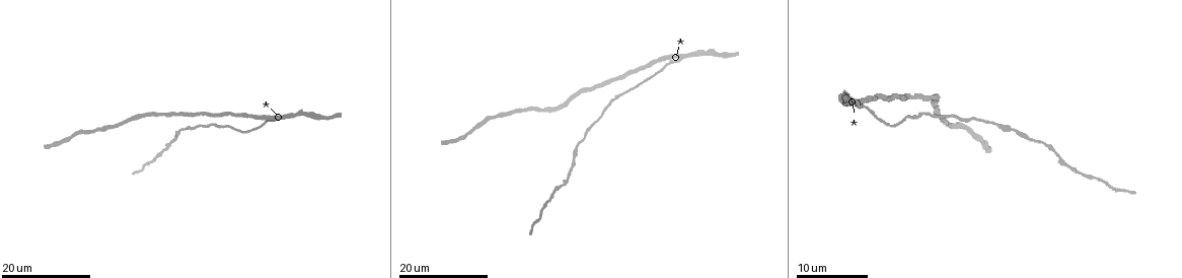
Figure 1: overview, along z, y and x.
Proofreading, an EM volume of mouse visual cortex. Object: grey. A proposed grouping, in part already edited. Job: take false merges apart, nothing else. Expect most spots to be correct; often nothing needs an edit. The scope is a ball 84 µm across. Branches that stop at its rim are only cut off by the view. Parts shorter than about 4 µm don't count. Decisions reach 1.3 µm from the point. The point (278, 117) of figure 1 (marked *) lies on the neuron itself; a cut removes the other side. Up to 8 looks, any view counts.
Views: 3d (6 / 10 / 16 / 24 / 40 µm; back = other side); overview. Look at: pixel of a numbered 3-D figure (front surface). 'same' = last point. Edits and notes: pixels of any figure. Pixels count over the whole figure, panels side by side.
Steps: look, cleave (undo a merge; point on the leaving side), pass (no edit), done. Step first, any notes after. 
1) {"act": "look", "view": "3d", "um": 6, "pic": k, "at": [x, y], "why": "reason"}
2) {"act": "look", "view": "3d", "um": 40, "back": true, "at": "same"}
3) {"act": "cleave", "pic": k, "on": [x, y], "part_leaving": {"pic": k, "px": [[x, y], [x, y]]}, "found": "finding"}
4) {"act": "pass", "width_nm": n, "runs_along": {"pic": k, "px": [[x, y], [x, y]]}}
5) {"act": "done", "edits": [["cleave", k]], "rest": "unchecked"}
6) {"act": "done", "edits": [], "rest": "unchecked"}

{"act": "look", "view": "3d", "um": 24, "pic": 1, "at": [587, 135], "why": "calibre changes"}

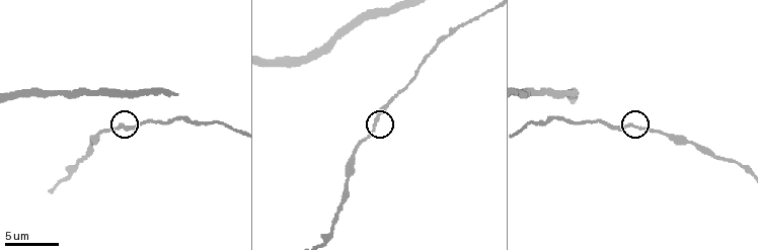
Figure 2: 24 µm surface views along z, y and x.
{"act": "look", "view": "3d", "um": 10, "pic": 2, "at": [631, 126]}

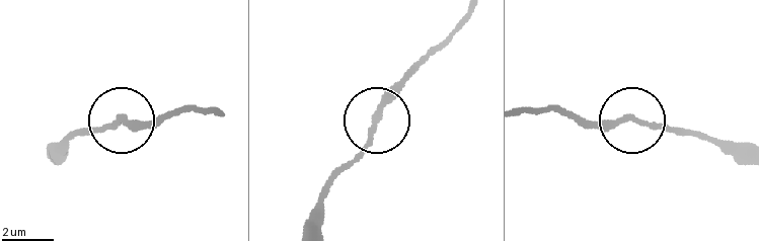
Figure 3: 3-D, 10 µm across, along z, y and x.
{"act": "look", "view": "3d", "um": 6, "pic": 3, "at": [377, 121], "why": "closer look"}

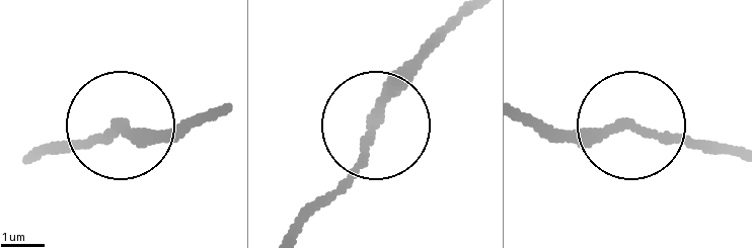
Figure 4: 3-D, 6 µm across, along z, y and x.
{"act": "pass", "runs_along": {"pic": 4, "px": [[212, 115], [168, 134], [125, 122], [42, 144]]}, "found": "continuous, no second neuron"}

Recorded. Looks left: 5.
{"act": "look", "view": "3d", "um": 16, "pic": 2, "at": [61, 178], "why": "a narrow waist"}

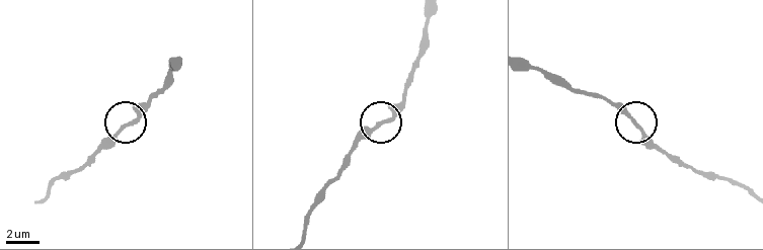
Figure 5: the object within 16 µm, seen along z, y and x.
{"act": "pass", "width_nm": 220, "runs_along": {"pic": 5, "px": [[527, 63], [559, 76], [576, 88], [612, 100], [656, 146]]}, "found": "all the same neuron"}

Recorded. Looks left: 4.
{"act": "look", "view": "3d", "um": 16, "pic": 1, "at": [856, 100]}

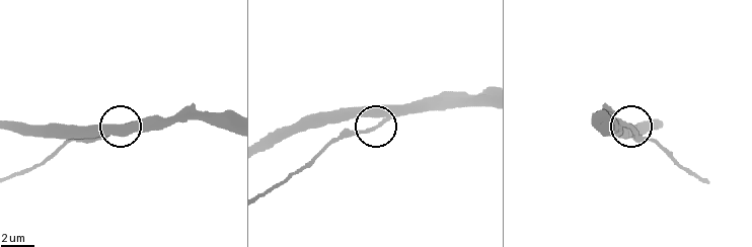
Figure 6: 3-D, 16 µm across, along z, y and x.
{"act": "look", "view": "3d", "um": 6, "pic": 6, "at": [381, 125], "why": "closer look"}

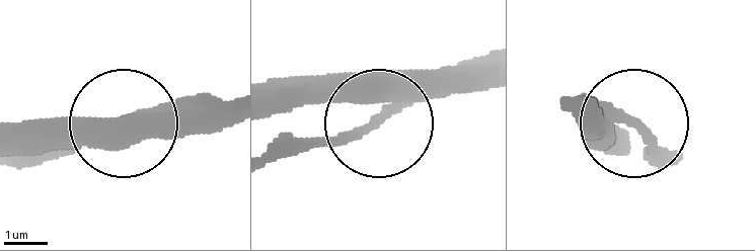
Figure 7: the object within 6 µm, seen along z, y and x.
{"act": "pass", "runs_along": {"pic": 7, "px": [[329, 103], [391, 117], [463, 74]]}, "found": "one neuron here"}

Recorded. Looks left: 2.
{"act": "look", "view": "3d", "um": 10, "pic": 2, "at": [338, 210], "why": "calibre changes"}

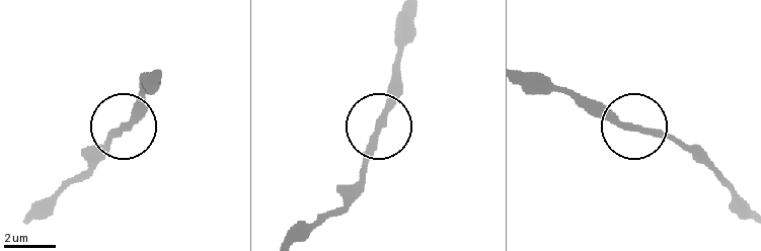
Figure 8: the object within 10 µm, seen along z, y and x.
{"act": "look", "view": "3d", "um": 6, "pic": 8, "at": [634, 126], "why": "closer look"}

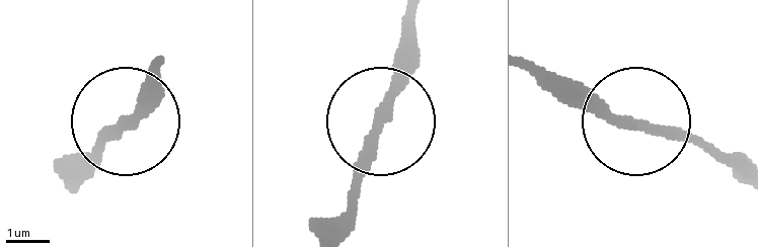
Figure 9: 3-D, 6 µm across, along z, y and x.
{"act": "pass", "width_nm": 260, "runs_along": {"pic": 9, "px": [[415, 19], [347, 227]]}, "found": "one neuron here"}

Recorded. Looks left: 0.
{"act": "done", "edits": [], "rest": "unchecked"}

